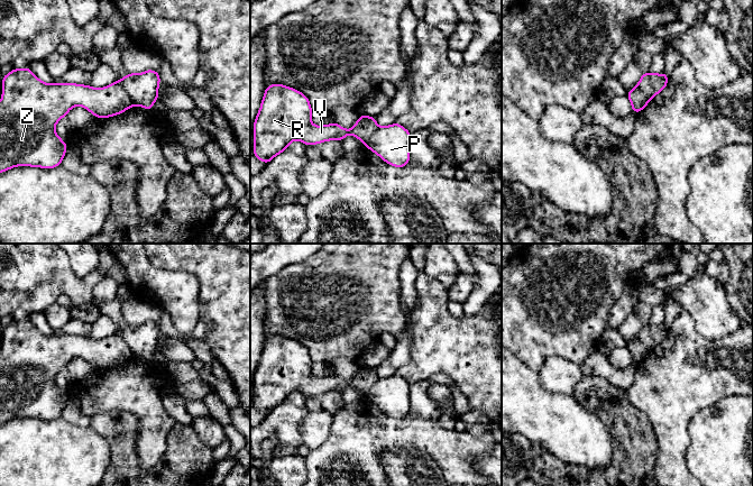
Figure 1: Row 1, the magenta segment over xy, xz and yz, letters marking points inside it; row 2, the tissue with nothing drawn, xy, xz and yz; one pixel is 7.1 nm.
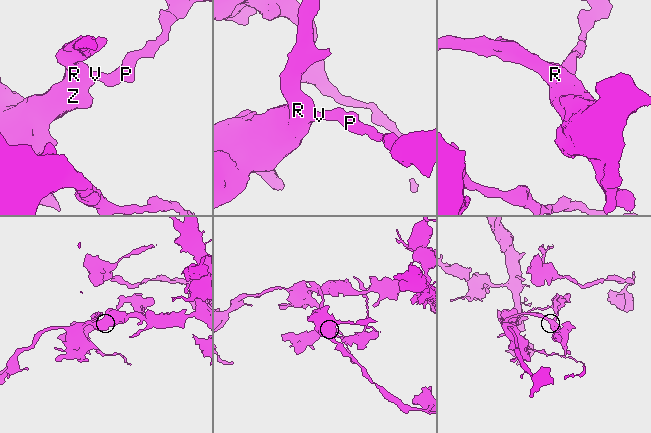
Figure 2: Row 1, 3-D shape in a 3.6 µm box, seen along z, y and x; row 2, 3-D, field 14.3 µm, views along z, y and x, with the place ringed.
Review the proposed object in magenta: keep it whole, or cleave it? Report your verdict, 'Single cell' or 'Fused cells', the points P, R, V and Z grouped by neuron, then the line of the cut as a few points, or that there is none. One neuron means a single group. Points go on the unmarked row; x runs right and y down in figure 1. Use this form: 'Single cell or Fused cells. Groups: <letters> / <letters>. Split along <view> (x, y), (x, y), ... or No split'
Fused cells. Groups: P / R V Z. Split along xy (118, 332), (132, 355)

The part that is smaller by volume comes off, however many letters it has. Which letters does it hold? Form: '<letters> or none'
P

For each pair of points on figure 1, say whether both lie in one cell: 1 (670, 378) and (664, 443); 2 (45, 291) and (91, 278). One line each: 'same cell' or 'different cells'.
1: same cell
2: same cell

